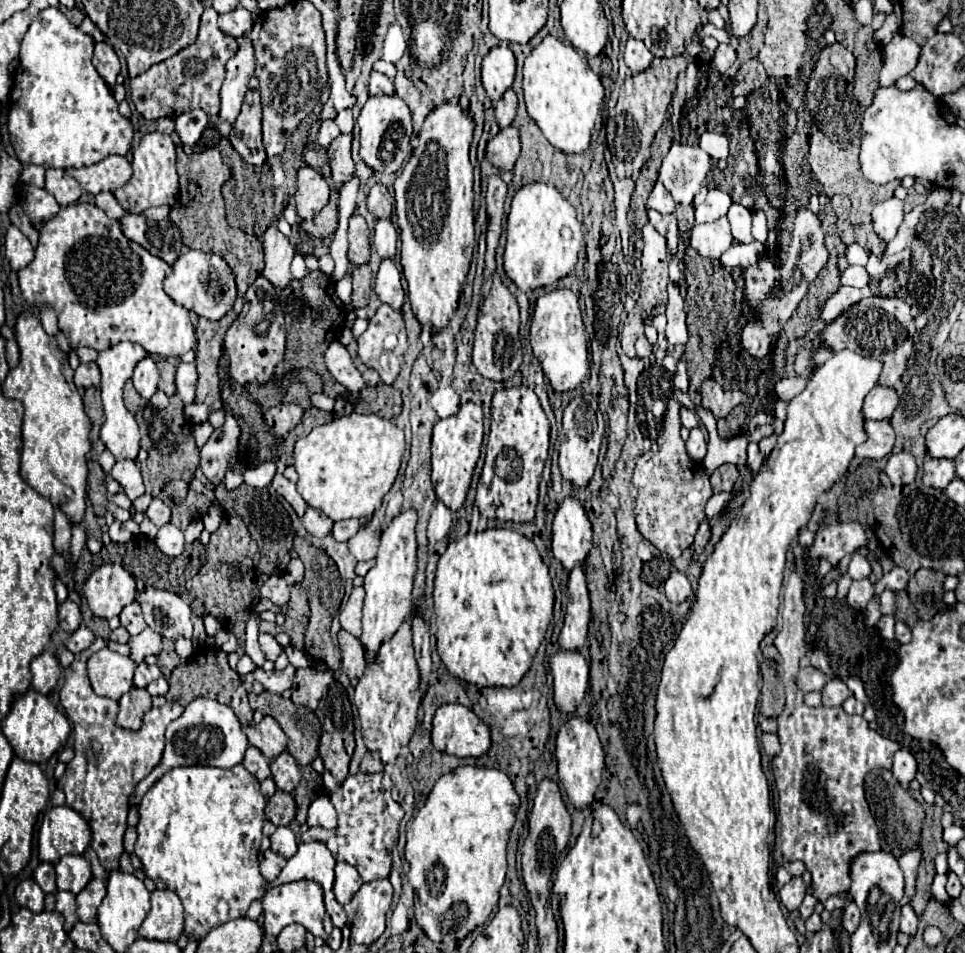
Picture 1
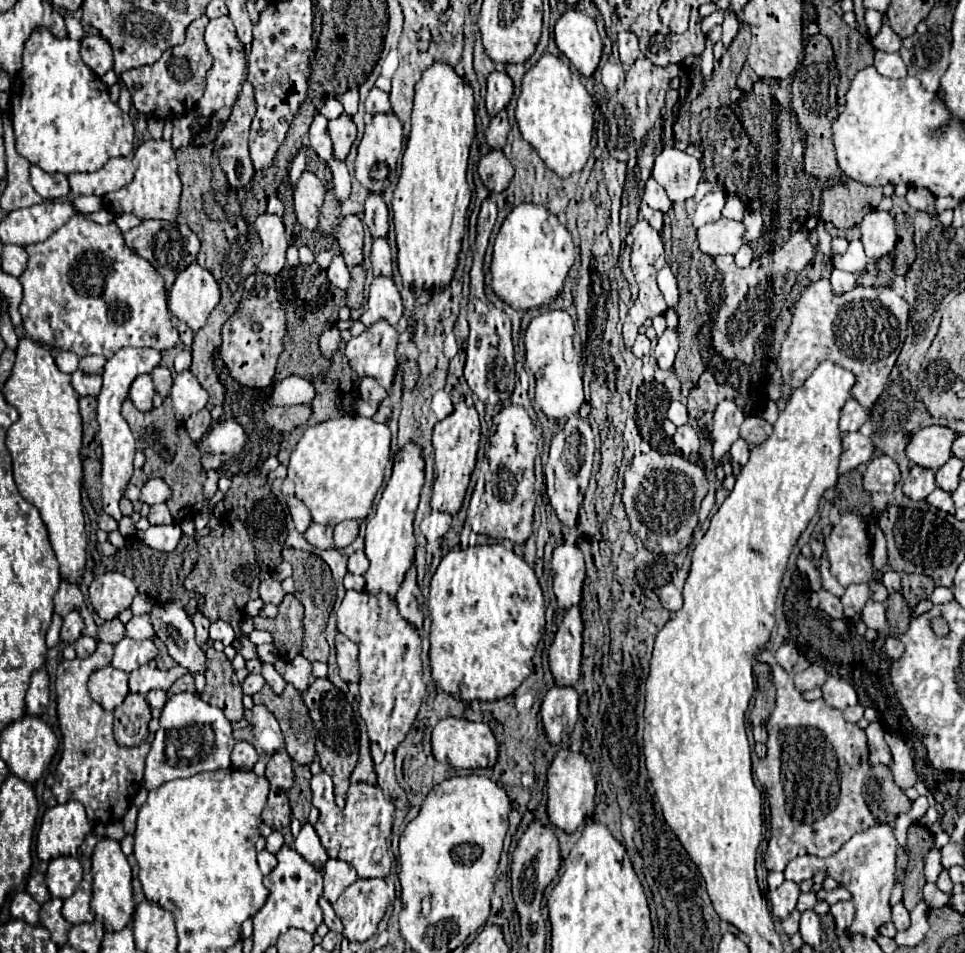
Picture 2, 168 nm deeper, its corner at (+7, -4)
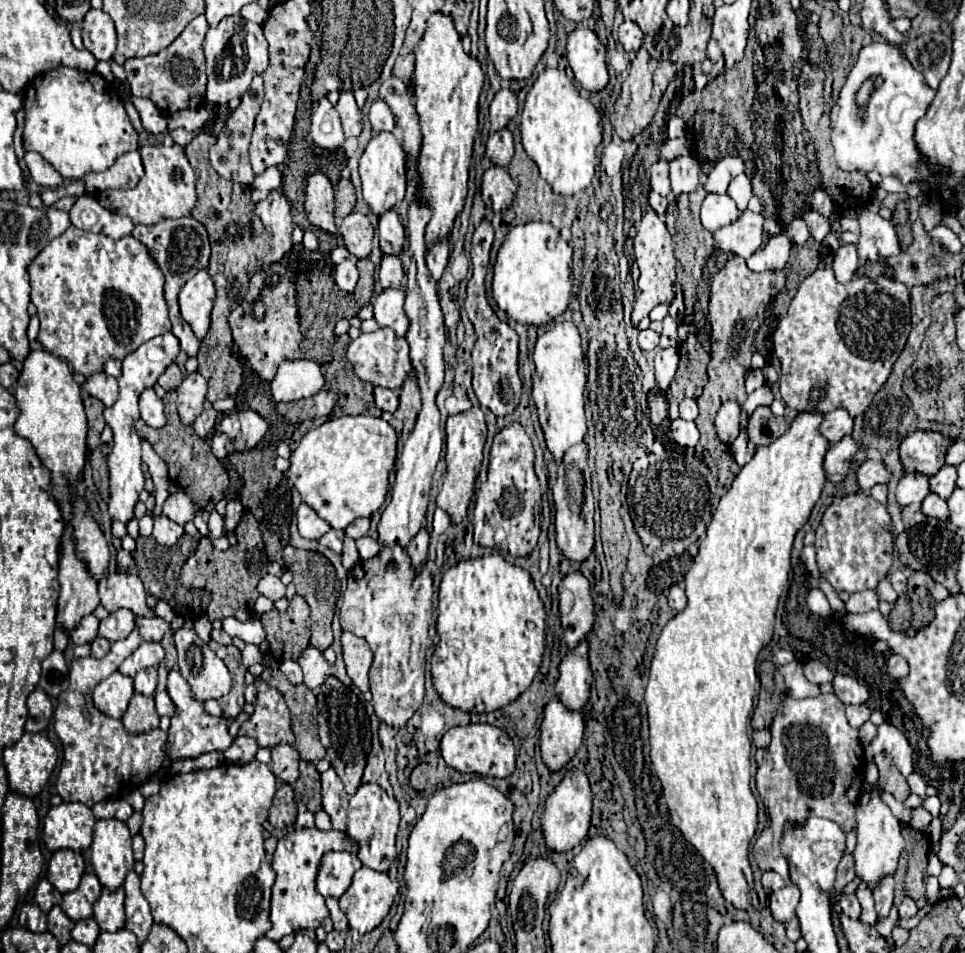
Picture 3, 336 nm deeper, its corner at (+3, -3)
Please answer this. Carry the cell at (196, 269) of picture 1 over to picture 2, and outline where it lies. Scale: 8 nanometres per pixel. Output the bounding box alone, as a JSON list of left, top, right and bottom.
[168,263,220,331]

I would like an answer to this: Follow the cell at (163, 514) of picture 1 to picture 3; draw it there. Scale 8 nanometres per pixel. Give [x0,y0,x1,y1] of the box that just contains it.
[162,492,196,526]

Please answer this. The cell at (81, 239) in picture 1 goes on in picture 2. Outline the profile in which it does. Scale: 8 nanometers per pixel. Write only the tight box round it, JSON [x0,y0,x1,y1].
[18,213,180,357]

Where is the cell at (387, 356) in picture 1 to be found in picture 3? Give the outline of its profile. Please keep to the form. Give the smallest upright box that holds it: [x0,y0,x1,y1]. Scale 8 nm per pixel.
[348,328,410,388]

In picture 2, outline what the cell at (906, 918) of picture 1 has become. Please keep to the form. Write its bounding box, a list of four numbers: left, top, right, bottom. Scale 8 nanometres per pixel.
[892,903,910,931]

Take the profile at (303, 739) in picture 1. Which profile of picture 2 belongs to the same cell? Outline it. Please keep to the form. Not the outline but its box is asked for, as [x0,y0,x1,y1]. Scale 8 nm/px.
[254,685,316,765]

